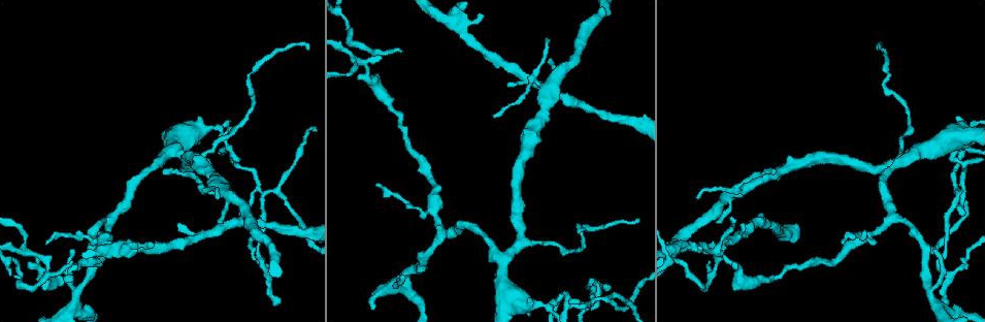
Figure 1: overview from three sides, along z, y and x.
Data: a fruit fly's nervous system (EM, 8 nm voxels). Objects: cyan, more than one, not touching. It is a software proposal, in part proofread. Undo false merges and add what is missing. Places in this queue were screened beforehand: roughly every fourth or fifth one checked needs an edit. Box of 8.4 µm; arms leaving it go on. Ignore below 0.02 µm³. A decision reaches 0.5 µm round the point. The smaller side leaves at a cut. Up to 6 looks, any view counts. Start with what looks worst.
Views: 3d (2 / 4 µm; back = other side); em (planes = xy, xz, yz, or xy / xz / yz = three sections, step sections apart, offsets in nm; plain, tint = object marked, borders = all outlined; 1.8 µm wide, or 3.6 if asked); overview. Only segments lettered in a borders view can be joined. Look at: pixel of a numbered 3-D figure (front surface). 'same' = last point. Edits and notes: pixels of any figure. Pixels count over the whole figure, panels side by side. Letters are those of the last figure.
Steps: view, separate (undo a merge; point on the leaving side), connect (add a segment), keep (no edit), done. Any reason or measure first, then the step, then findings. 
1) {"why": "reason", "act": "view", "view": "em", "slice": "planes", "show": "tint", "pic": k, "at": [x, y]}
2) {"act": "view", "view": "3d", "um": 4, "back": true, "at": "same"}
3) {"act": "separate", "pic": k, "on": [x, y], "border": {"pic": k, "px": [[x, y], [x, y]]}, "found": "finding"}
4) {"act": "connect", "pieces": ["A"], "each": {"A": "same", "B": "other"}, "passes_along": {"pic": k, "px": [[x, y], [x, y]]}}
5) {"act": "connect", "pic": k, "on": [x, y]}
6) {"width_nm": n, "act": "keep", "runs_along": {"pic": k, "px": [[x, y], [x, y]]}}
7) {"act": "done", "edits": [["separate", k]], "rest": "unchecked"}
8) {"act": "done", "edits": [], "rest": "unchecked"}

{"why": "an open end", "act": "view", "view": "em", "slice": "planes", "show": "borders", "pic": 1, "at": [743, 225]}

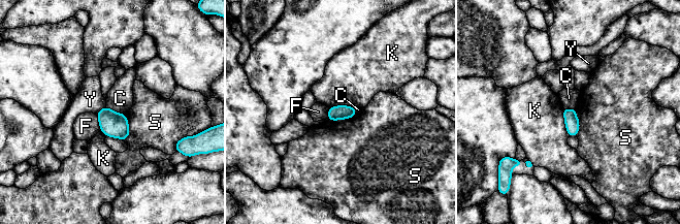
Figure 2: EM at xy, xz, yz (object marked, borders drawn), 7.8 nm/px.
{"act": "keep", "each": {"C": "other", "F": "other", "K": "other", "S": "other", "Y": "other"}, "border": {"pic": 2, "px": [[358, 113], [350, 118], [328, 120]]}, "found": "none of them fits"}

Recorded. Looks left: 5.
{"why": "free end", "act": "view", "view": "em", "slice": "xy", "step": 8, "show": "borders", "pic": 1, "at": [484, 16]}

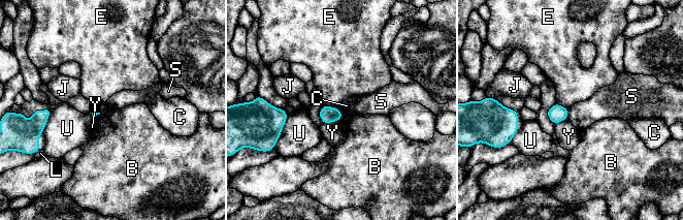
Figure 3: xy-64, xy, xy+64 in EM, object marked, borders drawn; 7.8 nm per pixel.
{"act": "view", "view": "em", "slice": "planes", "show": "borders", "at": "same"}

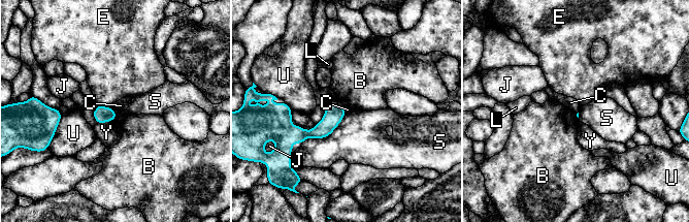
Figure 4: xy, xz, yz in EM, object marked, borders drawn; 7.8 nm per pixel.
{"act": "keep", "each": {"B": "other", "C": "other", "E": "other", "J": "other", "L": "other", "S": "other", "U": "other", "Y": "other"}, "found": "none of them fits"}

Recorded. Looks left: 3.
{"why": "sharp bend", "act": "view", "view": "3d", "um": 2, "pic": 1, "at": [556, 301]}

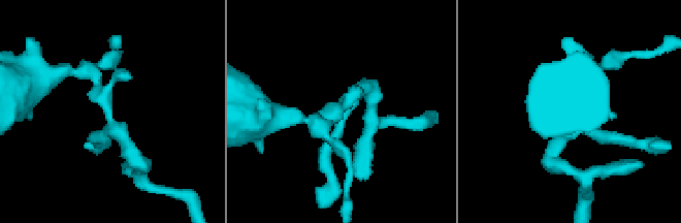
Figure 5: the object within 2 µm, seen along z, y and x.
{"act": "view", "view": "em", "slice": "planes", "show": "borders", "pic": 5, "at": [111, 125]}

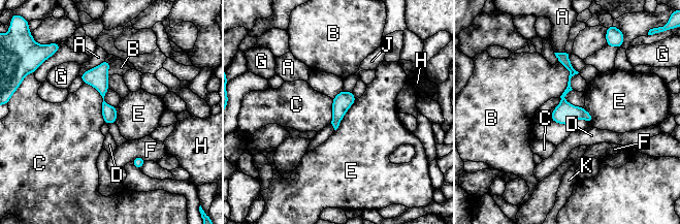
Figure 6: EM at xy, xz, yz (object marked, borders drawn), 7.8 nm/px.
{"act": "keep", "each": {"A": "other", "B": "other", "C": "other", "D": "other", "E": "other", "F": "other", "G": "other", "H": "other", "J": "other", "K": "other"}, "runs_along": {"pic": 6, "px": [[558, 55], [571, 69], [563, 102], [590, 119]]}, "found": "all the same cell"}

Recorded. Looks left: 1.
{"act": "done", "edits": [], "rest": "unchecked"}

